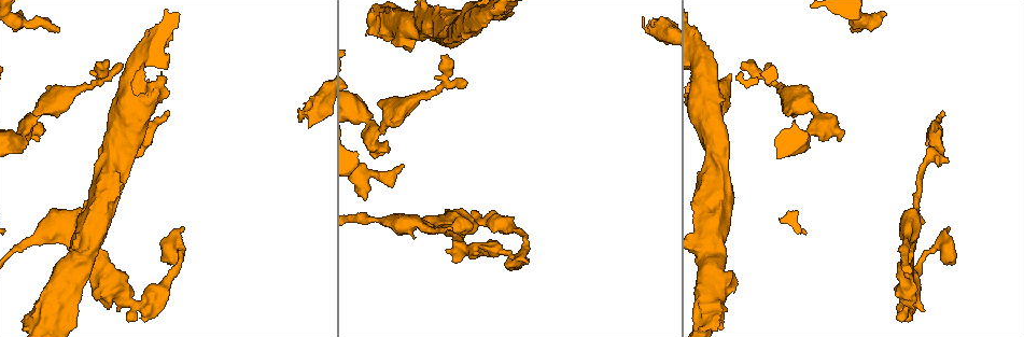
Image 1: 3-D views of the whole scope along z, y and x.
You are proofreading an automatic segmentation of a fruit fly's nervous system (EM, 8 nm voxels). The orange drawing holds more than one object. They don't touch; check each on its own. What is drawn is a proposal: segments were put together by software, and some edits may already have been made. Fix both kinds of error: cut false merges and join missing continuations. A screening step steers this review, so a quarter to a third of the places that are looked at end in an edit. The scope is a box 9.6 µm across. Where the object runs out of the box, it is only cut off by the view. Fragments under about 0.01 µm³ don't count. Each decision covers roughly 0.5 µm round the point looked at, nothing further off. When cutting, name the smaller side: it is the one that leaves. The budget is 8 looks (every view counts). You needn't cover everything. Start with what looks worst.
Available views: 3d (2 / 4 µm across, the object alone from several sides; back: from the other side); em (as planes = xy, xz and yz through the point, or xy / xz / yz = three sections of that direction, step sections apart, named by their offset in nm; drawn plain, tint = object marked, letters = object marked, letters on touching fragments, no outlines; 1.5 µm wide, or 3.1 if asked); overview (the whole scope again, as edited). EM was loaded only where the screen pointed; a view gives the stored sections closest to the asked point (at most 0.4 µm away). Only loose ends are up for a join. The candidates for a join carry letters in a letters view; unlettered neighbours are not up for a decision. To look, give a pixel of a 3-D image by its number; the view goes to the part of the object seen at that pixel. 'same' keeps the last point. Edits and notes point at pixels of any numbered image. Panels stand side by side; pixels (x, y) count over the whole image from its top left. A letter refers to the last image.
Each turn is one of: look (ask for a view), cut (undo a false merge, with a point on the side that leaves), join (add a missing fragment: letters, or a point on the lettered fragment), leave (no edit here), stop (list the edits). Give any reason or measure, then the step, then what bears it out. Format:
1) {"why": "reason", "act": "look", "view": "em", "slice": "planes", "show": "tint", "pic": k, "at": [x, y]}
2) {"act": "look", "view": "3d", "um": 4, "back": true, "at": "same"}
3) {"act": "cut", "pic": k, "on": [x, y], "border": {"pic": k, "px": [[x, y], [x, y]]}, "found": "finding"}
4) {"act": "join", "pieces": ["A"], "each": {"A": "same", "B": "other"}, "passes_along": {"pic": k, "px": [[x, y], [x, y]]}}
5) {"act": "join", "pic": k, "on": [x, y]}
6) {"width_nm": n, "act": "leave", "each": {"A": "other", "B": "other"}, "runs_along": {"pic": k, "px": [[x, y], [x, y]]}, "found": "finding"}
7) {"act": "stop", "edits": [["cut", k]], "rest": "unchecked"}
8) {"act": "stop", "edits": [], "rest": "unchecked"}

{"why": "an open end", "act": "look", "view": "em", "slice": "planes", "show": "letters", "pic": 1, "at": [743, 64]}

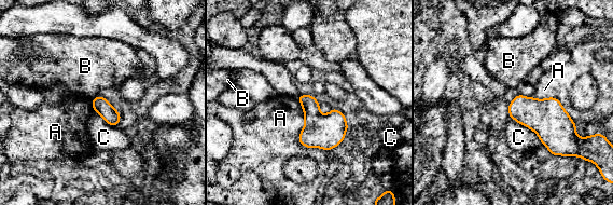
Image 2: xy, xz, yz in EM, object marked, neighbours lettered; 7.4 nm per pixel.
{"width_nm": 120, "act": "leave", "each": {"A": "other", "B": "other", "C": "other"}, "border": {"pic": 2, "px": [[296, 98], [304, 120], [298, 141]]}, "found": "none of them fits"}

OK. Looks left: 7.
{"why": "branch stops here", "act": "look", "view": "em", "slice": "planes", "show": "letters", "pic": 1, "at": [32, 114]}

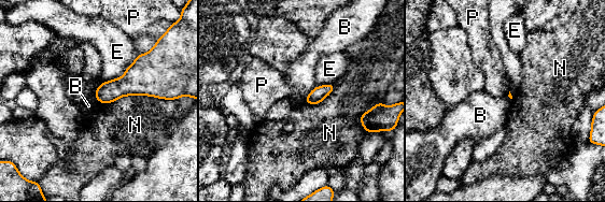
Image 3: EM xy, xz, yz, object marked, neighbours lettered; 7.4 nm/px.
{"act": "leave", "each": {"B": "other", "E": "other", "N": "other", "P": "other"}, "border": {"pic": 3, "px": [[317, 86], [303, 101]]}, "found": "none of them fits"}

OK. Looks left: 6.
{"why": "sudden change in width", "act": "look", "view": "em", "slice": "planes", "show": "letters", "pic": 1, "at": [378, 218]}

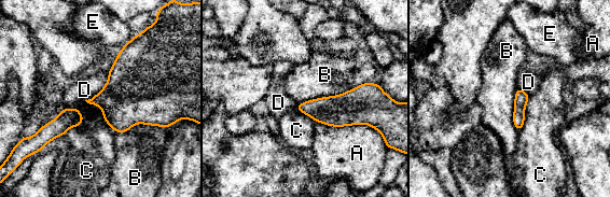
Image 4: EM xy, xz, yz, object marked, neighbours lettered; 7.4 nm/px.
{"act": "leave", "each": {"A": "other", "B": "other", "C": "other", "D": "other", "E": "other"}, "border": {"pic": 4, "px": [[356, 86], [340, 94], [297, 103]]}, "found": "continuous, no second neuron"}

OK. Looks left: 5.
{"act": "stop", "edits": [], "rest": "unchecked"}

